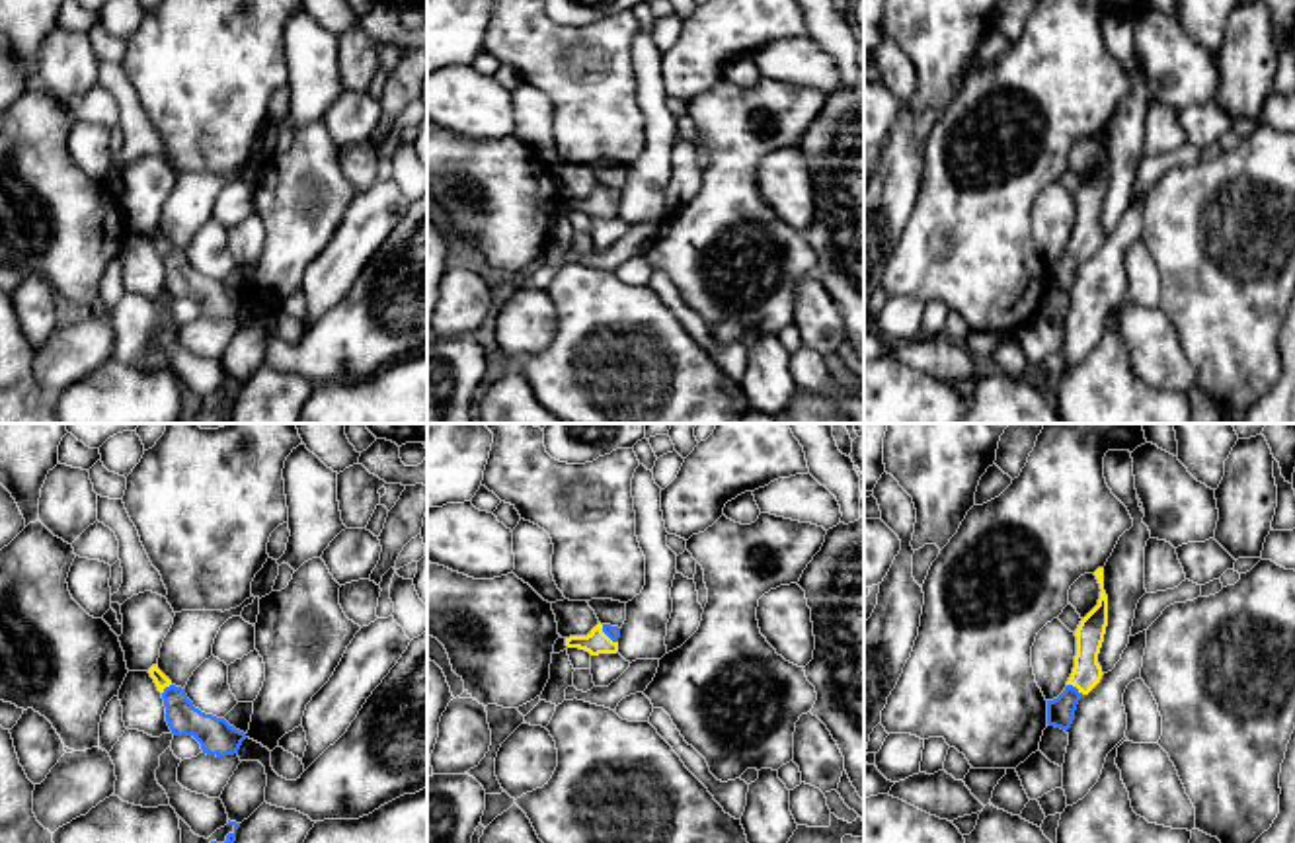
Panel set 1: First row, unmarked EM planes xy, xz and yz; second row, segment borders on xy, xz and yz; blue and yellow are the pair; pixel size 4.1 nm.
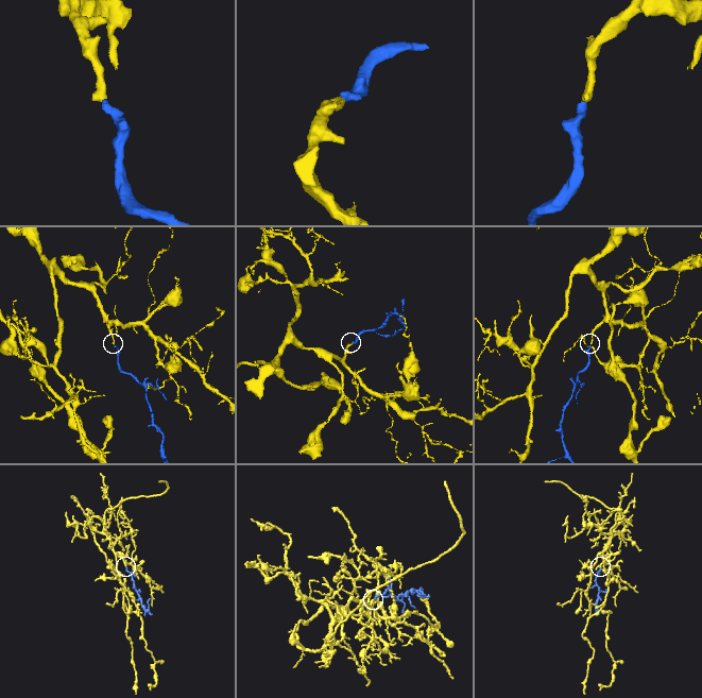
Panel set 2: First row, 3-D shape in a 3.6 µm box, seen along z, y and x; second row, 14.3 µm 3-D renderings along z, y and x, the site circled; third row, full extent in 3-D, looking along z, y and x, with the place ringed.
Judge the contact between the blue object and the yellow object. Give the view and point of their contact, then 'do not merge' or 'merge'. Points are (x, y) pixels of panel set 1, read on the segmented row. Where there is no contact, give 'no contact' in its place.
yz (1075, 687) | merge

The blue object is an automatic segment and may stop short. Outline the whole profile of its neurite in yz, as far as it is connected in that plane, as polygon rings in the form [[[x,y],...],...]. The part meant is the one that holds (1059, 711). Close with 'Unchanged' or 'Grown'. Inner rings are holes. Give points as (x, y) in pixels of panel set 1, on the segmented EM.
[[[1098,568],[1094,576],[1102,591],[1098,605],[1080,621],[1075,632],[1077,656],[1073,673],[1067,681],[1065,691],[1057,699],[1047,701],[1047,724],[1065,732],[1075,720],[1079,701],[1088,695],[1104,675],[1098,663],[1098,654],[1108,626],[1108,595],[1104,591],[1104,568]]]. Grown

